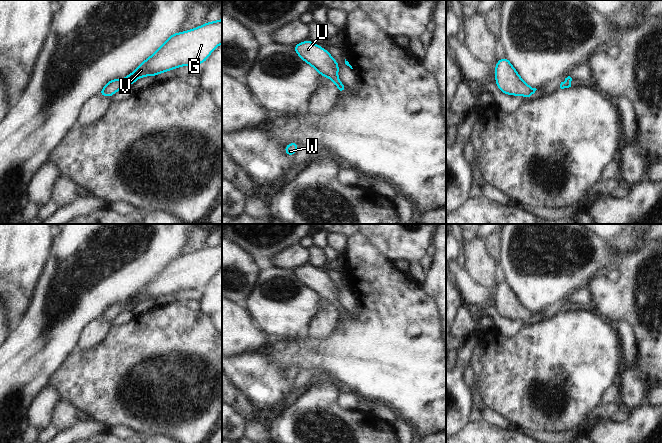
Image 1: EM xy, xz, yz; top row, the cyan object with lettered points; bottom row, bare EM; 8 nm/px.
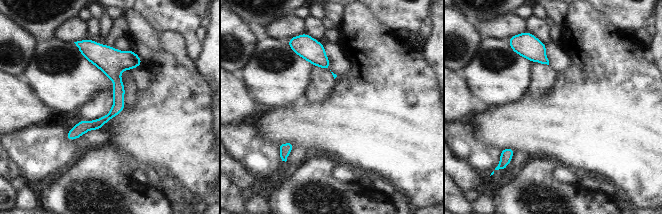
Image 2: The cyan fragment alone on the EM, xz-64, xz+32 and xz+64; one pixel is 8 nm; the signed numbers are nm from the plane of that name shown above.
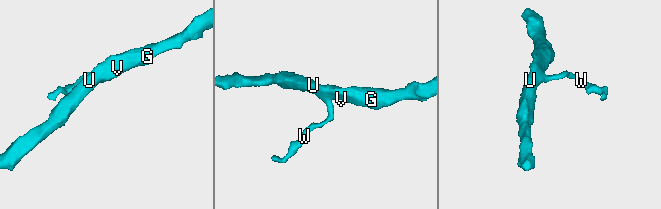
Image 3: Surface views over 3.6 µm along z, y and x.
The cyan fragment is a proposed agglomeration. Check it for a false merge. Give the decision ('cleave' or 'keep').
keep

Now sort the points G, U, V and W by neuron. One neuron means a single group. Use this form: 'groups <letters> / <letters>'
groups G U V W

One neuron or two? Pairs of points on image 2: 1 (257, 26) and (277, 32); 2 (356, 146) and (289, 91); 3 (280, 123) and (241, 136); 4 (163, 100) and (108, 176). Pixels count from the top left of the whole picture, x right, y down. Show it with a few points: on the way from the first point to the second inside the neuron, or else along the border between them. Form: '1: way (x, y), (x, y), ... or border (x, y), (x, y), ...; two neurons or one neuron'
1: border (284, 15), (265, 27), (266, 36); two neurons
2: border (303, 98), (295, 103), (279, 108); two neurons
3: border (248, 123), (263, 138), (276, 144); two neurons
4: border (107, 143), (115, 147), (122, 154); two neurons

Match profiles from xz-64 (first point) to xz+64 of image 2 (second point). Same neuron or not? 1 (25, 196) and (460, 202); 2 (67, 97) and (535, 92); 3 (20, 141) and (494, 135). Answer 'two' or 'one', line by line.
1: two
2: two
3: two

